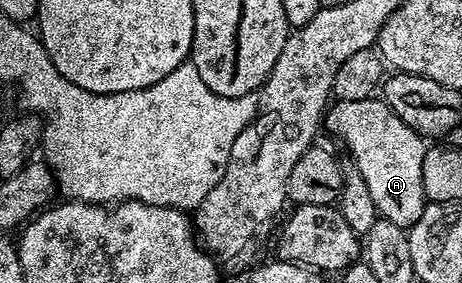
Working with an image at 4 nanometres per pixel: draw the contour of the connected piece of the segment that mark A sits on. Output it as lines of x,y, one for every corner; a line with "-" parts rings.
381,98
364,101
337,100
324,116
325,126
334,127
342,143
354,154
353,166
360,169
379,216
407,229
420,221
428,202
424,193
424,157
427,140
411,129

